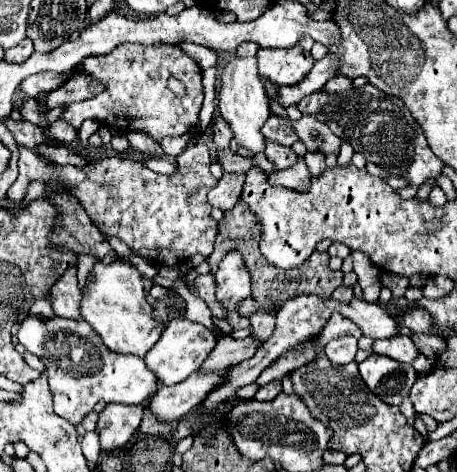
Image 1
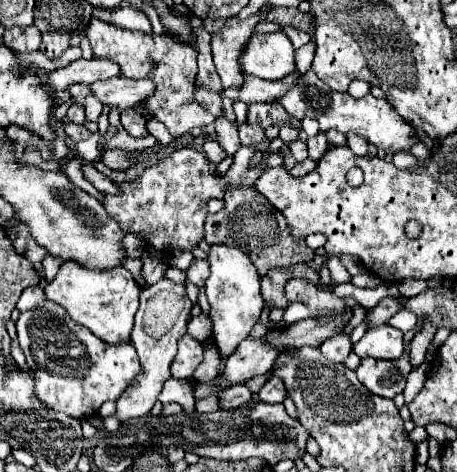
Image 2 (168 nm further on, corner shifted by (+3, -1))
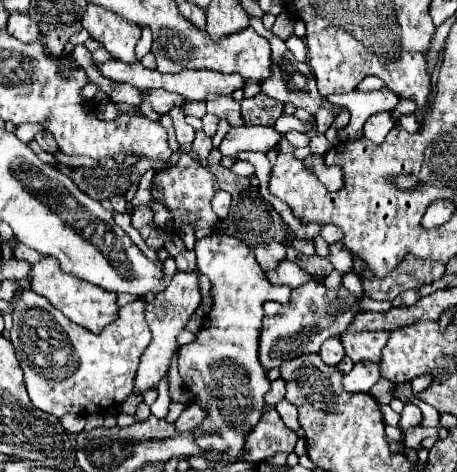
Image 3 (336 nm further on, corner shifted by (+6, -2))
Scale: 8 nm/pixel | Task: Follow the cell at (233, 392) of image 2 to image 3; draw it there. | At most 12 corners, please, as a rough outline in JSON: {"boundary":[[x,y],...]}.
{"boundary":[[193,403],[175,421],[179,431],[197,429],[207,411]]}

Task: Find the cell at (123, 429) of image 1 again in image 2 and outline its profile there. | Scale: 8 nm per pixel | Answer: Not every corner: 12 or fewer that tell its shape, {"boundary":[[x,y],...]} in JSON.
{"boundary":[[186,284],[140,292],[132,344],[142,372],[120,396],[120,422],[150,414],[192,302]]}

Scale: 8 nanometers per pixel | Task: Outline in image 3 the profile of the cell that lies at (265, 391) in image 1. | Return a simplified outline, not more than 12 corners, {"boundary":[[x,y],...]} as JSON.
{"boundary":[[285,381],[271,383],[265,395],[267,407],[275,407],[285,397]]}

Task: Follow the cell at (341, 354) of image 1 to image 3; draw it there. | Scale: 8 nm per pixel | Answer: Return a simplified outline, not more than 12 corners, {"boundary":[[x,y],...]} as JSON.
{"boundary":[[329,337],[319,355],[327,365],[345,357],[341,339]]}

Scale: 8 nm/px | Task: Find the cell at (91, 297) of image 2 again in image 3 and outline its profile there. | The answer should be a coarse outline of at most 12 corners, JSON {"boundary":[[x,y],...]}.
{"boundary":[[53,257],[33,291],[93,333],[117,319],[117,293],[63,273]]}

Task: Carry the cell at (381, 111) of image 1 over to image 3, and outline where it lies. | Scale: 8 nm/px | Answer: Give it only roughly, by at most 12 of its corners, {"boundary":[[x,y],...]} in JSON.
{"boundary":[[251,25],[271,43],[273,73],[261,81],[267,97],[315,117],[339,109],[319,93],[311,67],[295,61],[285,41]]}

